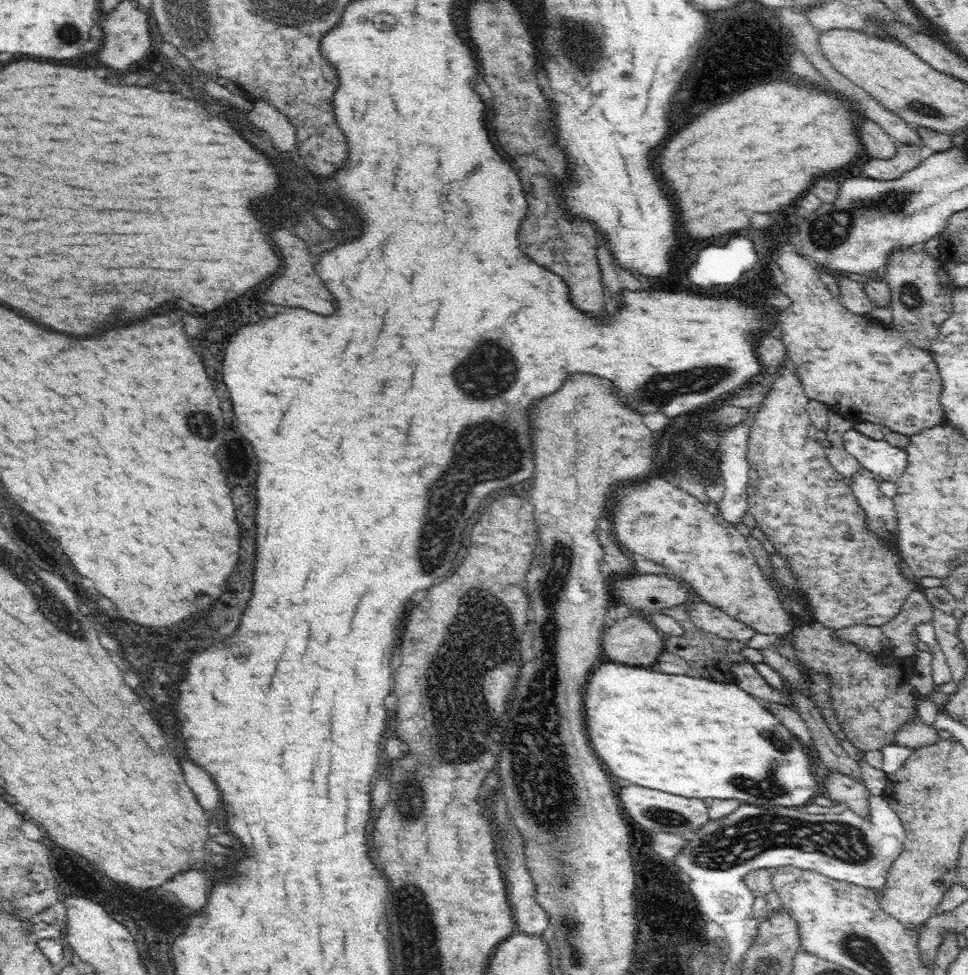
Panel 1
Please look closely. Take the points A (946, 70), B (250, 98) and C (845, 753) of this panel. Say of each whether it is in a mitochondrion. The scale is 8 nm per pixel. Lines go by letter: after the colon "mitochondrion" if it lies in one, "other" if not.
A: other
B: other
C: other

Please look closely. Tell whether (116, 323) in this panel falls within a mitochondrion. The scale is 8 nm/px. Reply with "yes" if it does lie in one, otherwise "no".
no

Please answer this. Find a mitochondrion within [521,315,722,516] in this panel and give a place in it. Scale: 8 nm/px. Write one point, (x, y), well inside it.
(572, 463)

